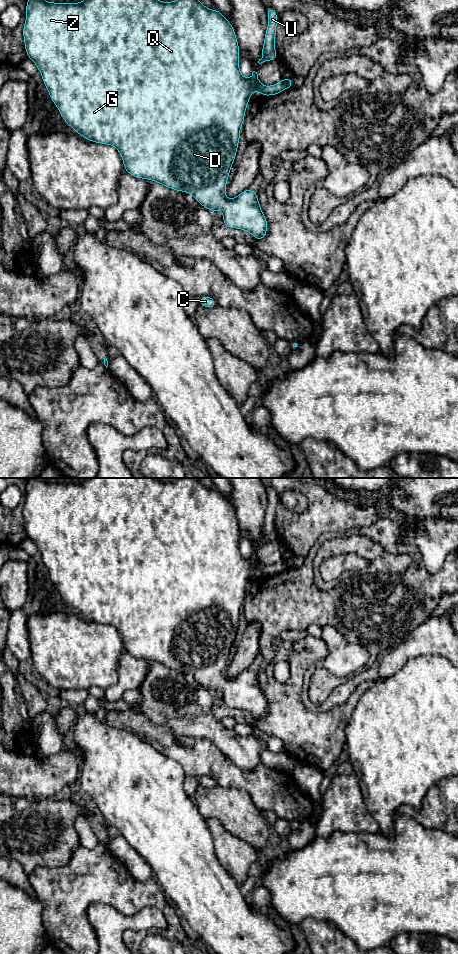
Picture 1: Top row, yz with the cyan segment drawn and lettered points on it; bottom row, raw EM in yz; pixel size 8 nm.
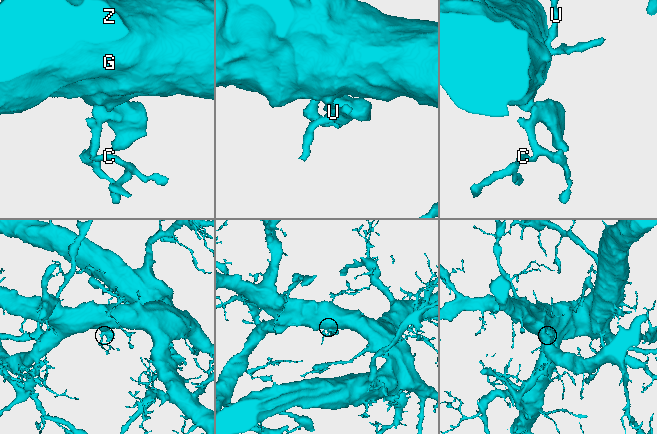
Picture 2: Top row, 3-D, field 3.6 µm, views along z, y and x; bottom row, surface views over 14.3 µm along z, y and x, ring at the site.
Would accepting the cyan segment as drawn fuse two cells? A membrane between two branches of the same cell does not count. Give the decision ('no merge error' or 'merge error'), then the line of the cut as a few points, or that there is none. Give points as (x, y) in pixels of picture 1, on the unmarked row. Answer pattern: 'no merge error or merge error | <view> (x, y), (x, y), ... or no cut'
no merge error | no cut

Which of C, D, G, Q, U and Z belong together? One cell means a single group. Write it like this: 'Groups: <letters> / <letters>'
Groups: C D G Q U Z

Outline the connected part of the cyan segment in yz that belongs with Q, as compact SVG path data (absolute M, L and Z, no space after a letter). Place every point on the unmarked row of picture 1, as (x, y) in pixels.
M29 478L26 483L26 500L23 506L23 518L24 518L24 525L25 525L27 537L29 537L36 544L38 551L42 554L42 561L44 562L44 565L48 569L50 579L56 585L65 603L71 606L77 614L95 623L114 626L119 631L119 634L122 637L125 652L131 654L135 658L149 659L153 662L158 662L163 666L170 668L172 670L182 671L184 673L190 673L194 676L194 678L200 685L202 685L204 688L208 689L209 691L214 692L220 689L223 694L223 704L225 706L232 709L237 708L240 710L245 710L251 713L255 720L261 720L266 717L268 703L267 703L267 698L263 694L261 690L261 686L258 681L258 677L257 677L258 672L253 671L251 669L246 669L234 679L227 678L224 675L224 673L227 670L226 662L229 658L230 649L236 637L236 632L240 620L240 608L244 604L245 592L246 592L247 584L250 581L251 573L255 571L259 571L261 573L261 576L277 575L281 573L283 570L293 567L293 558L283 558L281 561L279 561L274 565L264 566L259 561L257 552L253 551L251 557L249 559L246 559L240 553L240 549L239 549L240 529L238 526L238 520L236 518L235 510L232 504L225 498L225 496L219 490L217 489L211 490L205 487L200 482L199 479L195 479L195 478L180 478L177 481L171 481L171 482L162 482L160 480L156 480L155 478L86 478L80 483L71 483L71 482L55 483L55 482L47 482L42 478Z

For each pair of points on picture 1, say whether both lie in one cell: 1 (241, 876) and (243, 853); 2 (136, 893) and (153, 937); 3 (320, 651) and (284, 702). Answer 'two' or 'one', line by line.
1: one
2: two
3: one

